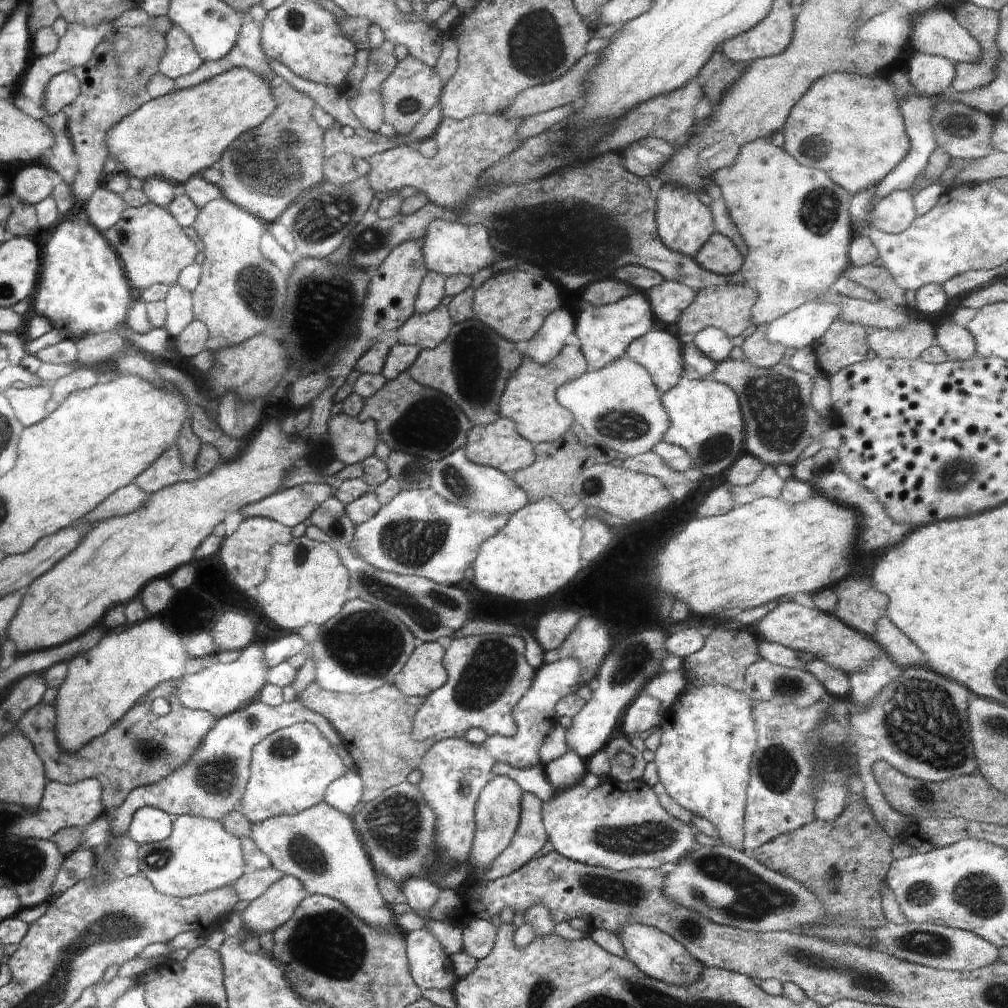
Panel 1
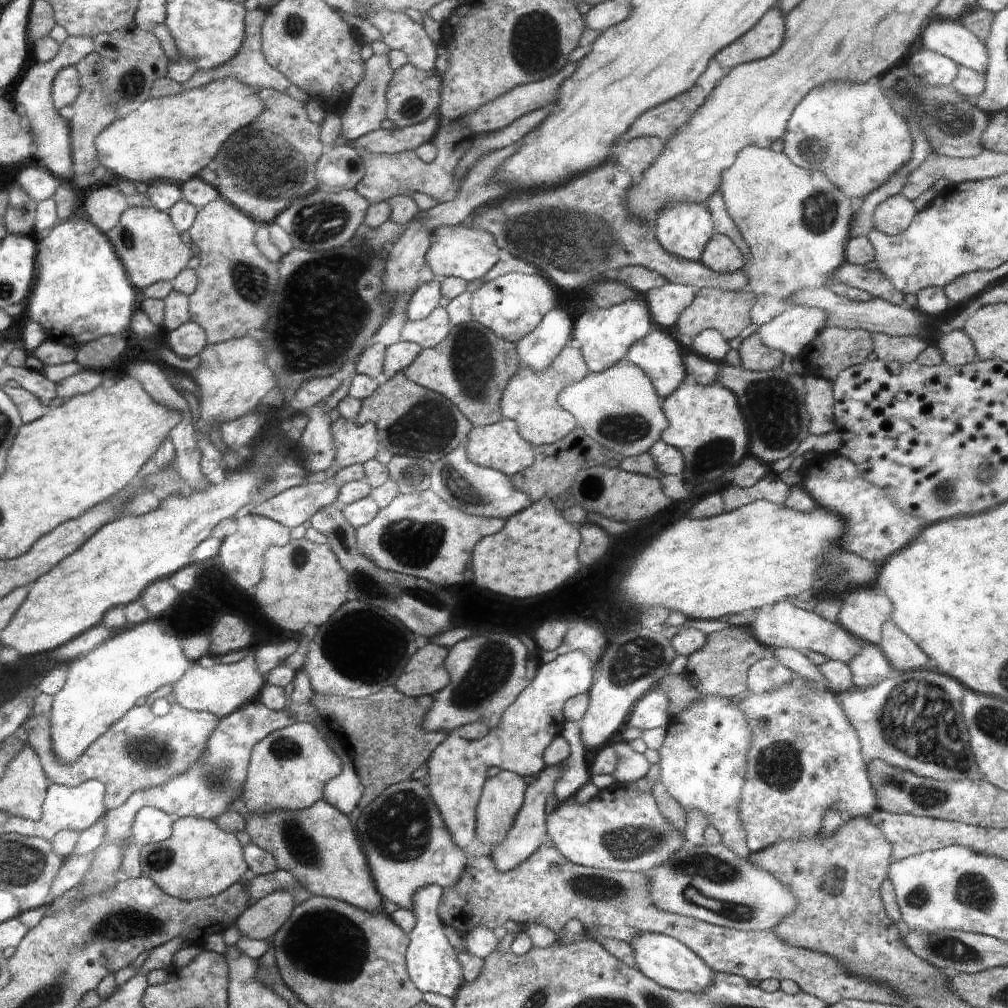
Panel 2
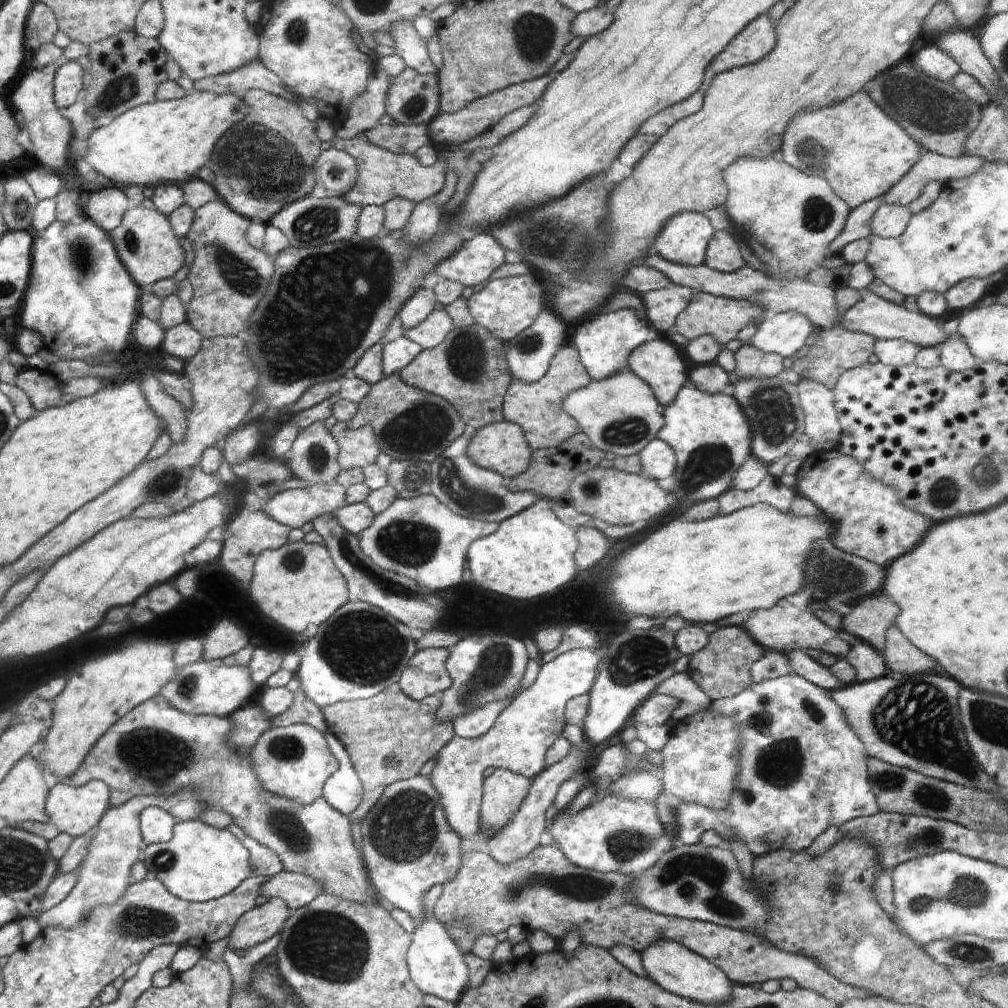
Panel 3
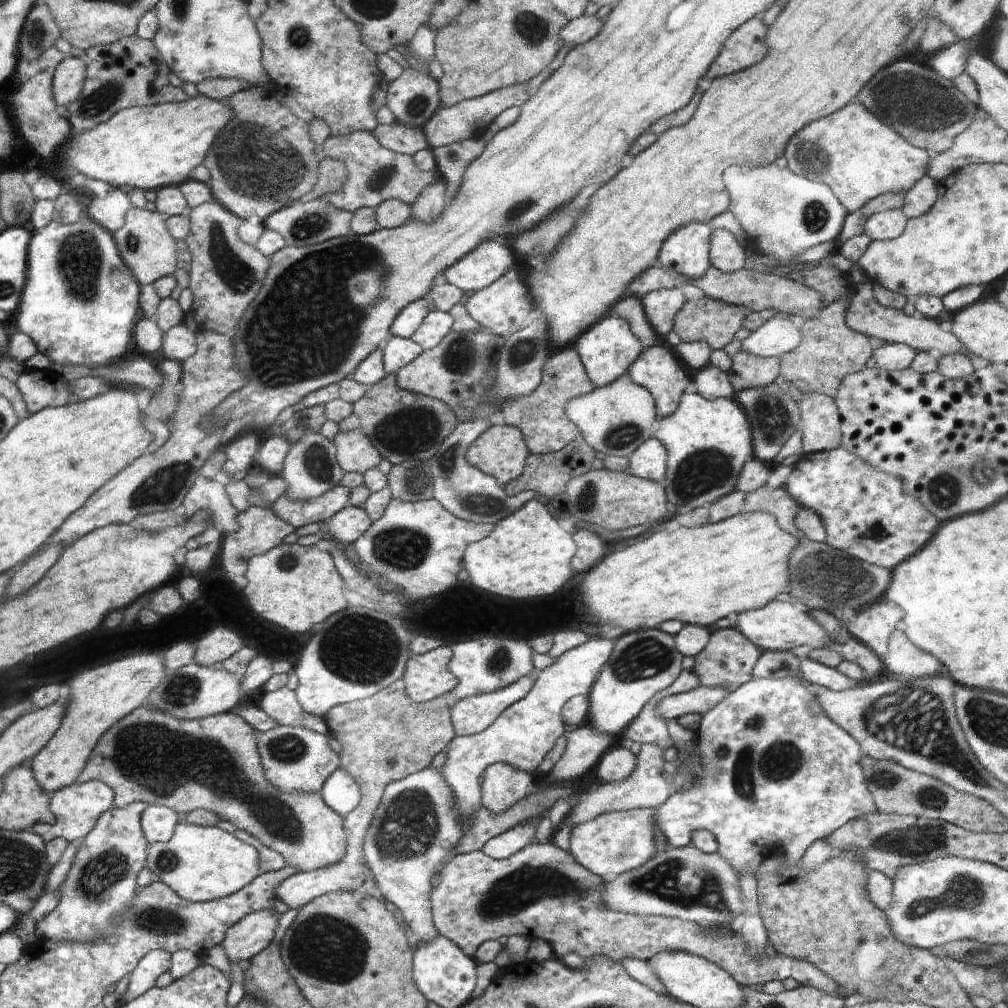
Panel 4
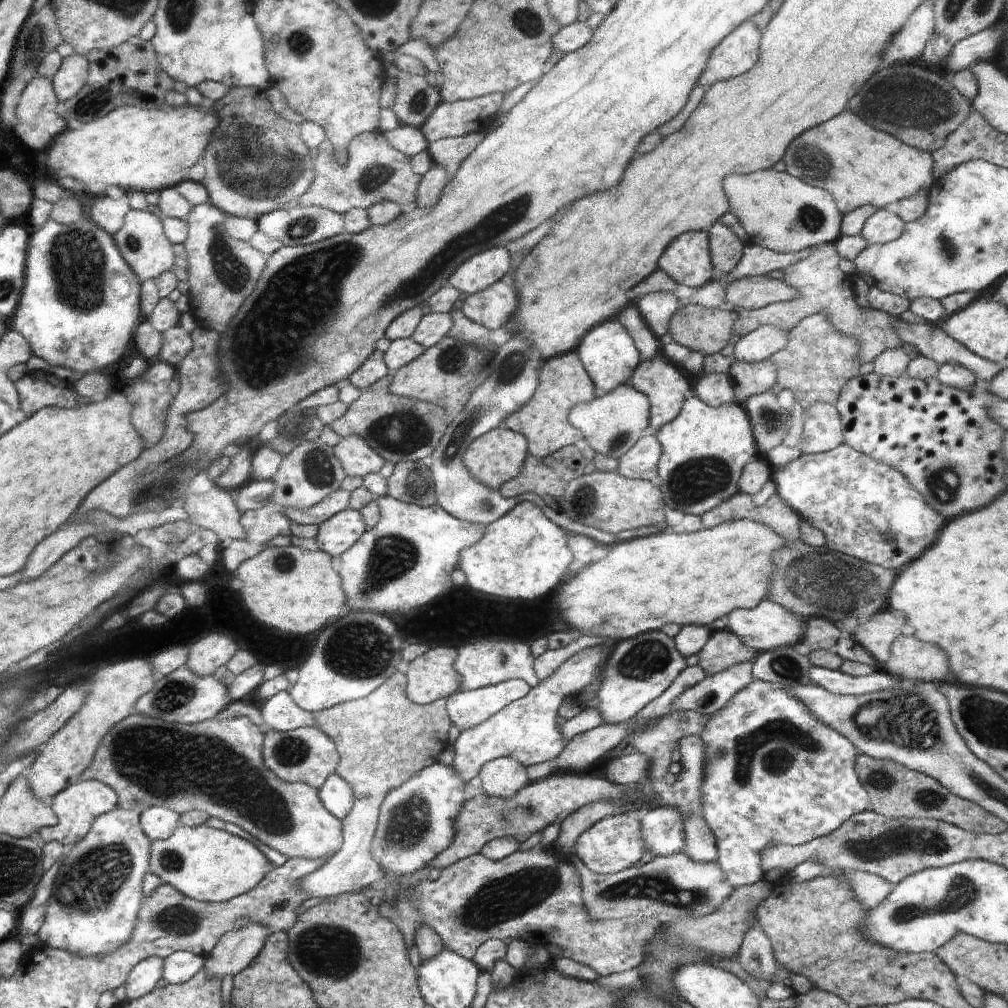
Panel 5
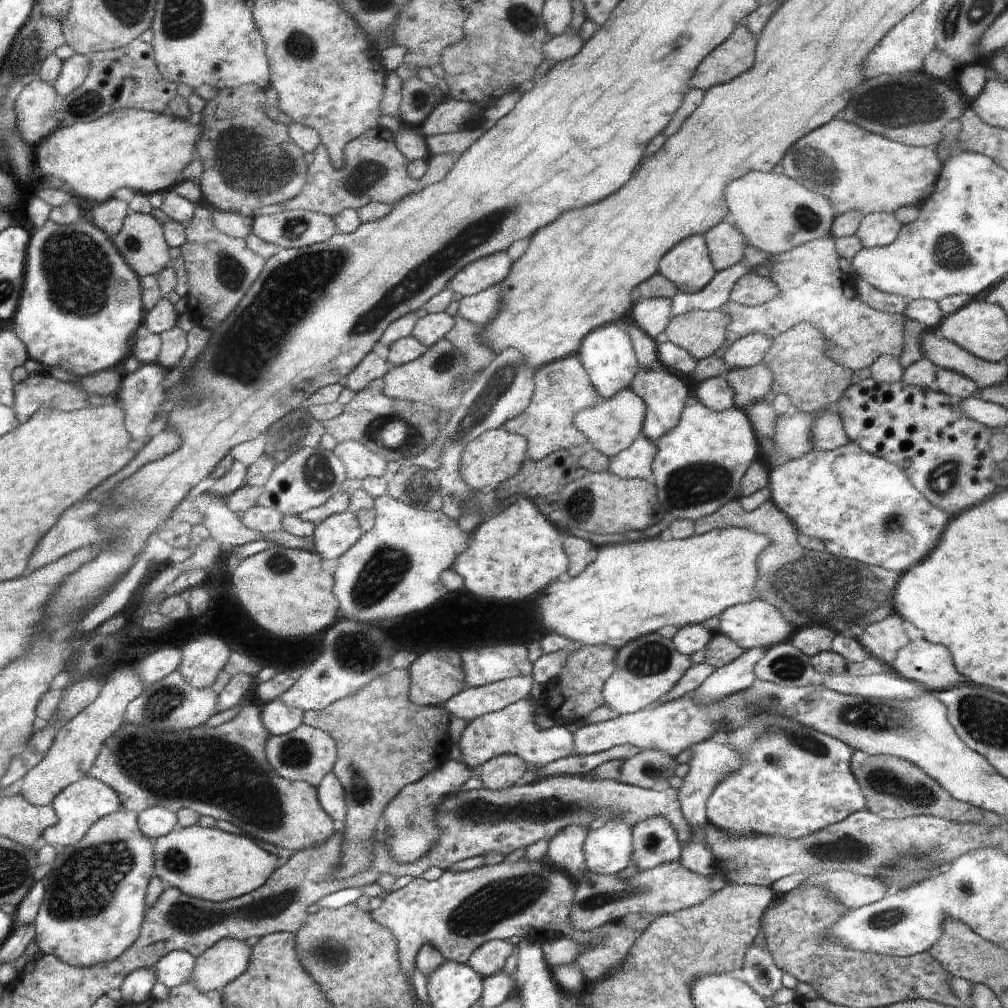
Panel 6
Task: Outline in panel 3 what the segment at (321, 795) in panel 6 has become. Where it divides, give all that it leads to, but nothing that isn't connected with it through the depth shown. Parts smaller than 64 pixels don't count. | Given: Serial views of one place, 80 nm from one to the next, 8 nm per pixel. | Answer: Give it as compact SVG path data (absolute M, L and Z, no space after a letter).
M329 731L324 735L326 741L329 742L330 749L334 752L334 757L338 756L340 767L324 785L323 798L338 812L349 816L356 808L359 808L360 802L363 800L362 784L349 760L347 751L340 744L340 740Z

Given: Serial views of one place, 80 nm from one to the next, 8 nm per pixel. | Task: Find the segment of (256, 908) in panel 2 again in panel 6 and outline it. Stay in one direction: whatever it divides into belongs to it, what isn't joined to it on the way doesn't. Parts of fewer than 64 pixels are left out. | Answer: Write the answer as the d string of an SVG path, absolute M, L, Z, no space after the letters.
M230 938L214 944L209 951L196 957L196 964L194 964L194 970L192 970L192 976L190 976L189 981L194 982L200 992L224 989L229 983L236 980L238 976L244 974L246 968L248 968L252 945L252 940L230 940Z

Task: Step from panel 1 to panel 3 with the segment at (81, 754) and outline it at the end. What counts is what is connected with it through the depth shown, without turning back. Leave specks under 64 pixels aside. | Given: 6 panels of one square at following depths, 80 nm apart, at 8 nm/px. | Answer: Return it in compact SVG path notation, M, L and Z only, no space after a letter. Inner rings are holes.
M156 696L154 700L148 700L146 704L140 704L130 712L130 716L124 716L117 721L97 741L97 745L89 752L85 762L77 770L77 774L70 776L64 782L74 787L80 787L97 779L110 784L112 790L111 806L124 806L136 796L170 796L178 790L194 790L198 798L208 804L211 809L222 810L233 817L233 823L240 827L247 836L256 840L262 846L270 848L278 854L285 871L312 876L314 880L322 882L322 893L332 896L342 896L346 900L356 900L360 904L379 901L374 892L373 884L368 880L365 862L358 848L354 846L351 832L351 824L348 816L334 809L328 801L318 796L311 804L298 804L296 800L289 800L277 793L270 792L262 784L254 769L253 758L248 754L238 752L230 740L234 736L234 724L229 716L198 715L192 716L172 708L162 696ZM126 728L138 728L130 734L126 734ZM130 790L130 792L126 792Z

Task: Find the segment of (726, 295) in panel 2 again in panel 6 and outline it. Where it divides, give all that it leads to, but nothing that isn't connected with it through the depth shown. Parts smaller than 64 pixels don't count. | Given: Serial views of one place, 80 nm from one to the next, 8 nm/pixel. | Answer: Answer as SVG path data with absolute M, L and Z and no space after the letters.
M692 310L672 317L665 332L668 341L686 350L697 362L714 355L726 340L730 316L724 312Z

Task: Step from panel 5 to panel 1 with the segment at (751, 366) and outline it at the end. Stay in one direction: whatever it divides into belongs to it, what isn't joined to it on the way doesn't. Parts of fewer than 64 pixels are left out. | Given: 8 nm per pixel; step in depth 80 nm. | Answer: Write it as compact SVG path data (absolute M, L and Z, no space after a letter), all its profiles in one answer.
M758 325L753 334L746 337L741 349L746 361L761 369L767 369L782 362L784 348L780 343L771 343L766 338L767 325Z

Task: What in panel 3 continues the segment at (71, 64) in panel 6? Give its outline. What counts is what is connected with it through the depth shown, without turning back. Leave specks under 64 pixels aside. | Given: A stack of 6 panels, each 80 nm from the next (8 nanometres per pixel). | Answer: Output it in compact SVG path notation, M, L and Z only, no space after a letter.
M75 60L64 62L53 79L53 96L56 107L68 108L76 103L85 88L86 72Z

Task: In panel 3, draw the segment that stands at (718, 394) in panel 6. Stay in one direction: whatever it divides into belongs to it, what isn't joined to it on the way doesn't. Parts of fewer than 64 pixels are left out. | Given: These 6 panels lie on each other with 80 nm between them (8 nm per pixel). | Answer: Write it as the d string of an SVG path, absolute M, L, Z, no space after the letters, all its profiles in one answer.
M716 362L694 365L690 370L689 384L706 394L728 392L731 383L731 373L724 371Z

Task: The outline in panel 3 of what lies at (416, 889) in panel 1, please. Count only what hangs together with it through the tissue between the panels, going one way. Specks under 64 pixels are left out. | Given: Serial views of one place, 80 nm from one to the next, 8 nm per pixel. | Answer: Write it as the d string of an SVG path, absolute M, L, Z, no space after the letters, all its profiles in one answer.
M436 884L424 896L428 916L424 916L426 922L417 926L414 932L413 946L409 948L409 972L412 974L417 988L426 996L436 996L436 998L456 1004L464 996L464 992L470 988L469 969L464 954L457 948L448 932L436 922L436 918L432 914L432 906L434 906L436 898L440 898L442 890L442 885Z

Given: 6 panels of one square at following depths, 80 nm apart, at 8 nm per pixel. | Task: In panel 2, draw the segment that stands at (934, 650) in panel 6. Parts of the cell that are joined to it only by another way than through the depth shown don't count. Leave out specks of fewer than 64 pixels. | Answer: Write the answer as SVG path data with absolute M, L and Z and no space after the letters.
M890 618L882 624L878 646L896 670L918 670L924 668L928 658L917 644L910 640Z

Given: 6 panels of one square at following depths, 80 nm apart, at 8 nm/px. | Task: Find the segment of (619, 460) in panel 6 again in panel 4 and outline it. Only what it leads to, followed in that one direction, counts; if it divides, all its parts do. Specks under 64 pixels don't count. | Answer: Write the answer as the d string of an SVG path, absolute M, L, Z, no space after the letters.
M652 436L646 442L642 442L633 455L628 456L629 466L626 472L661 484L666 476L666 458L666 448Z

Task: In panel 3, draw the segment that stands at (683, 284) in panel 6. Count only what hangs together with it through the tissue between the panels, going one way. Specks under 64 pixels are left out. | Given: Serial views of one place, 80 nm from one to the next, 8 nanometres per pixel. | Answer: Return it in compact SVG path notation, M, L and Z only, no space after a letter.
M682 212L664 224L650 253L657 253L672 264L698 268L706 260L706 250L714 232L706 214Z

